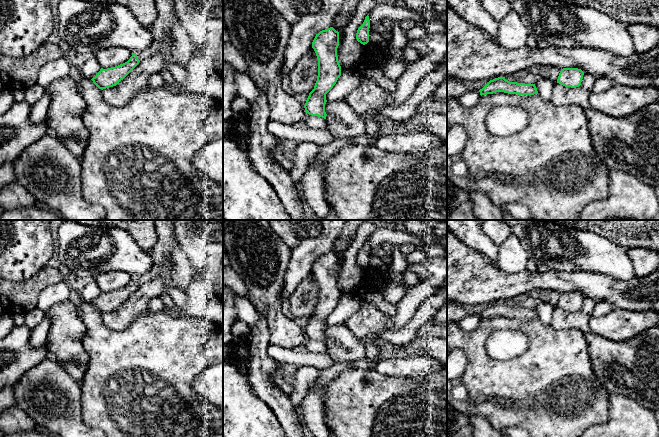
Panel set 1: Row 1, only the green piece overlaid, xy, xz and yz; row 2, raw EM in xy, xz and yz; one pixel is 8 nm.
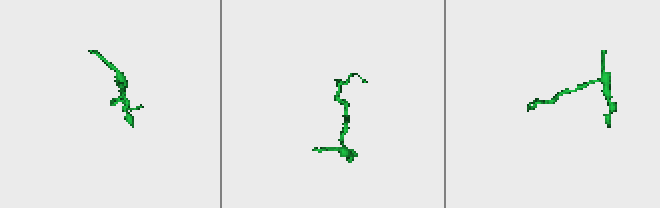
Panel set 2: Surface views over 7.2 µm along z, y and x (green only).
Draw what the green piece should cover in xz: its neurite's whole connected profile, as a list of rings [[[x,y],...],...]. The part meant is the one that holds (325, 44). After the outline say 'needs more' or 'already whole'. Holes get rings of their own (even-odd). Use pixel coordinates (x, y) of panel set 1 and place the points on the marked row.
[[[333,27],[320,31],[312,42],[312,48],[318,59],[318,76],[314,89],[309,93],[304,105],[309,115],[326,119],[326,94],[341,76],[341,66],[337,56],[338,46],[339,32]]]; already whole

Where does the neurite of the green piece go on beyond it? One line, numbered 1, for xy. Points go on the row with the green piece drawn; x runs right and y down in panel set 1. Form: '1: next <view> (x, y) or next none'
1: next none

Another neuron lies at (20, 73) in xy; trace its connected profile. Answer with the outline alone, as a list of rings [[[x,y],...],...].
[[[45,42],[24,57],[0,54],[0,77],[7,90],[25,90],[37,83],[39,71],[49,62],[64,57],[58,44]]]

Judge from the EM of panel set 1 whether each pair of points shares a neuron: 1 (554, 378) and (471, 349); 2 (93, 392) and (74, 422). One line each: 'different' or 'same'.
1: same
2: different

